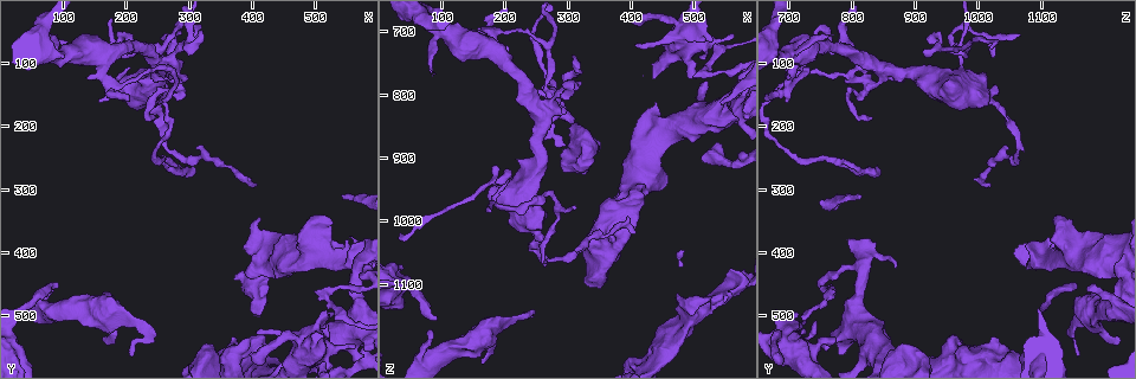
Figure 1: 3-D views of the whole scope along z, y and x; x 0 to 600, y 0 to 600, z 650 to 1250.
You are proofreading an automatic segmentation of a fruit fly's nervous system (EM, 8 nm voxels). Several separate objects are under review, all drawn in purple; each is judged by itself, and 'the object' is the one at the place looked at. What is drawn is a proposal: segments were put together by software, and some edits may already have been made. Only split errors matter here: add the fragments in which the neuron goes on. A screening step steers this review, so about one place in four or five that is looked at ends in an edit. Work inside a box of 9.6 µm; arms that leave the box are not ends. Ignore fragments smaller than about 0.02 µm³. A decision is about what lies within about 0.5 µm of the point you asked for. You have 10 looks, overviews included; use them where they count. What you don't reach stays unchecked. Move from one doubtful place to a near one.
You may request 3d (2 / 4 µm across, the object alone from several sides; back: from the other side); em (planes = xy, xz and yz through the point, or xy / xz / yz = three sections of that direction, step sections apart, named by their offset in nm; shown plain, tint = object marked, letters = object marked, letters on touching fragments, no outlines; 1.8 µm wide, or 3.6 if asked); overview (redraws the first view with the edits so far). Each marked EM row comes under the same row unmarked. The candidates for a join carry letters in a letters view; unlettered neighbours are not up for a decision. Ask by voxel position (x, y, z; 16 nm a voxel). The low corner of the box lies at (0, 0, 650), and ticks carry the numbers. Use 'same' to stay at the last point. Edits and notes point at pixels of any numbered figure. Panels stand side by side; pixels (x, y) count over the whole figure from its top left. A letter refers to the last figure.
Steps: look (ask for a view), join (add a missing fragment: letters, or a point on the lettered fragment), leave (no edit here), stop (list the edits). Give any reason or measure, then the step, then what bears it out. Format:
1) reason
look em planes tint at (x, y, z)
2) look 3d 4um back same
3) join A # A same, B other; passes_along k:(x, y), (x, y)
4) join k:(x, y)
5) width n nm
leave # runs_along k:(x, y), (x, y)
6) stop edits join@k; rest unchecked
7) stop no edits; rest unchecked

thick end
look 3d 4um at (320, 550, 890)

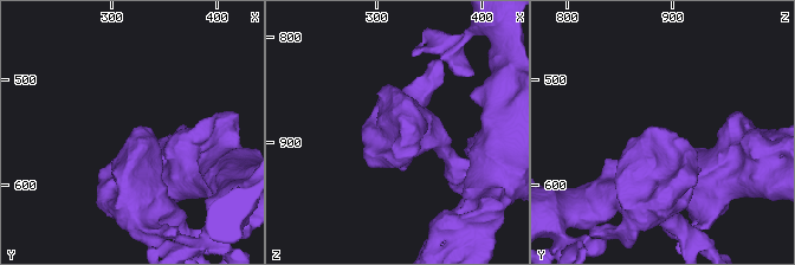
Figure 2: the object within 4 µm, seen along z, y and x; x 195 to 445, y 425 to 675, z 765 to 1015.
shape alone is not enough
look em 3.6um planes tint at (322, 546, 892)

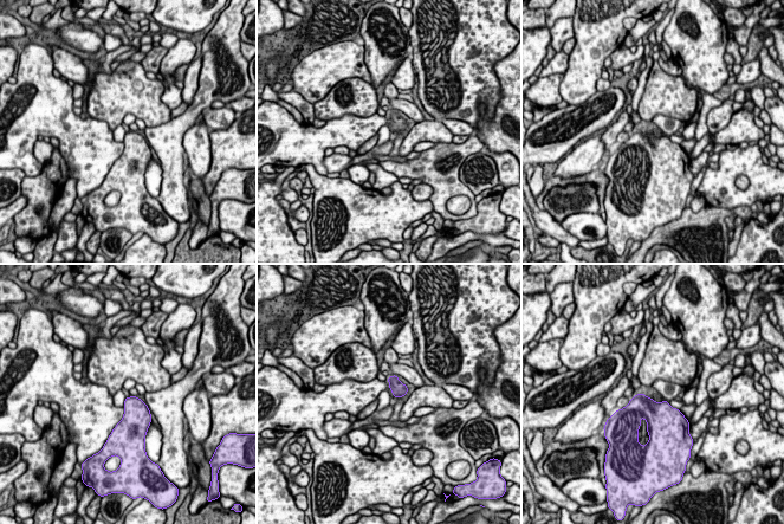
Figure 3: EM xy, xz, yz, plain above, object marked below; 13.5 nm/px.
see the neighbours
look em 3.6um planes letters same

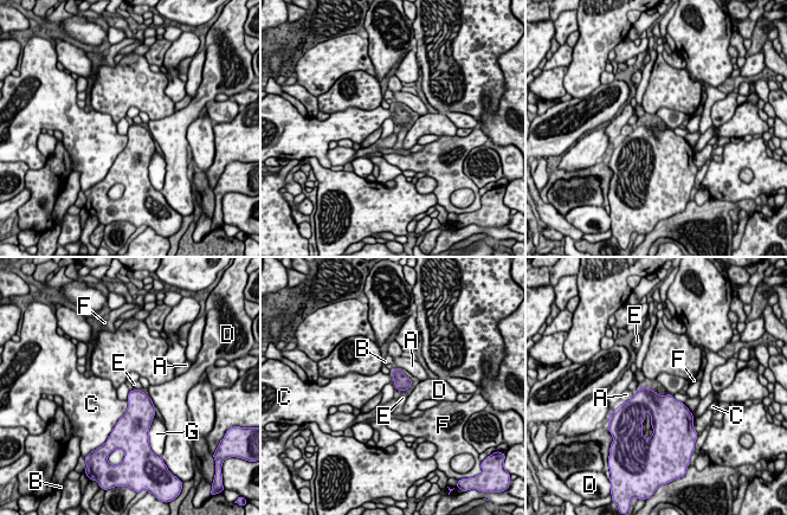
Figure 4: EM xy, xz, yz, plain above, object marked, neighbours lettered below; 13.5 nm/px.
leave # A other, B other, C other, D other, E other, F other, G other; border 4:(127, 400), (126, 412), (113, 427); no lettered fragment goes on from it

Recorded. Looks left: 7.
long arm stops here
look em yz step 8 letters at (95, 445, 1160)

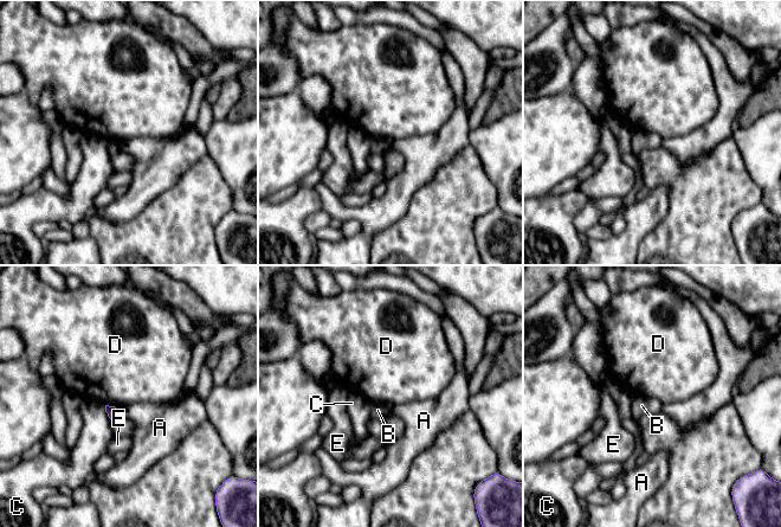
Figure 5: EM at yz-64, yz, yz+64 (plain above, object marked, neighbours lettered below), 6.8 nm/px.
look em xy step 8 letters same

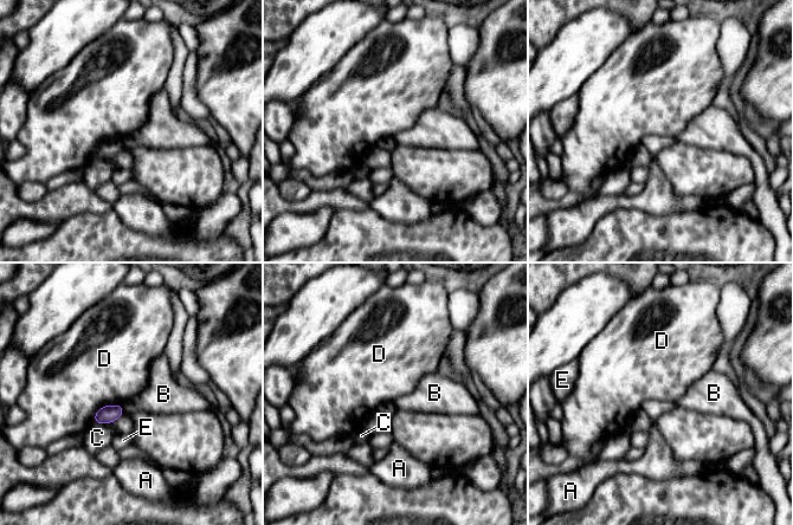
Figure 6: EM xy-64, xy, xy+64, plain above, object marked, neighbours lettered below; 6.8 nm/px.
leave # A other, B other, C other, D other, E other; border 6:(121, 404), (103, 404), (92, 422); none of them fits

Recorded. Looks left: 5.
long arm stops here
look 3d 4um at (305, 270, 845)

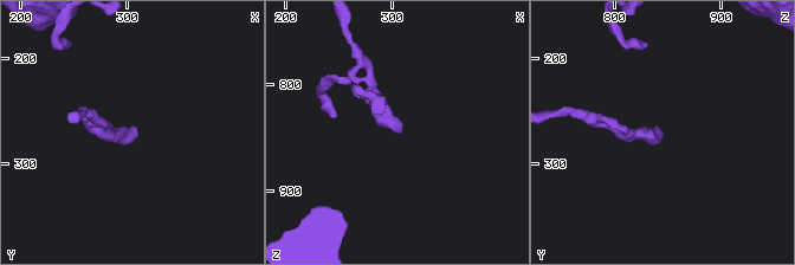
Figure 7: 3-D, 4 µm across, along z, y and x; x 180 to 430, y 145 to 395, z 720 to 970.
shape alone is not enough
look em planes letters at (308, 274, 846)

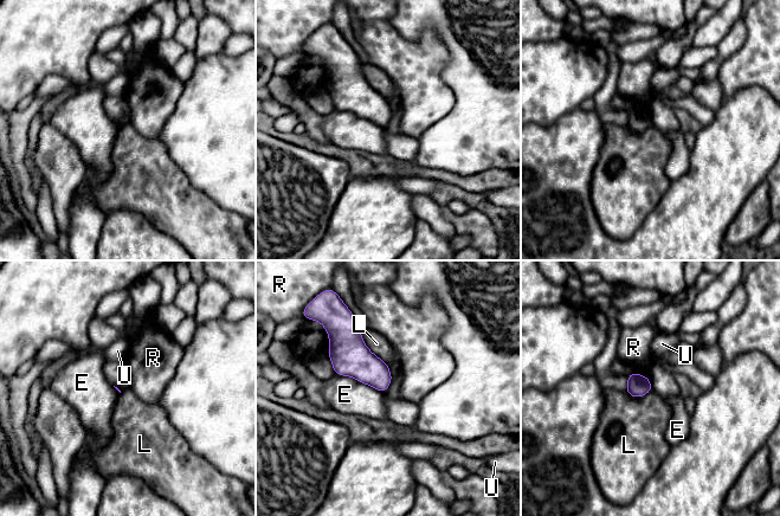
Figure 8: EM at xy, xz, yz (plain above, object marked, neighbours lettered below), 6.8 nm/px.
leave # E other, L other, R other, U other; border 8:(360, 329), (391, 373), (385, 392); none of them fits

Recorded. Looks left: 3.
calibre changes
look em 3.6um planes letters at (475, 540, 690)

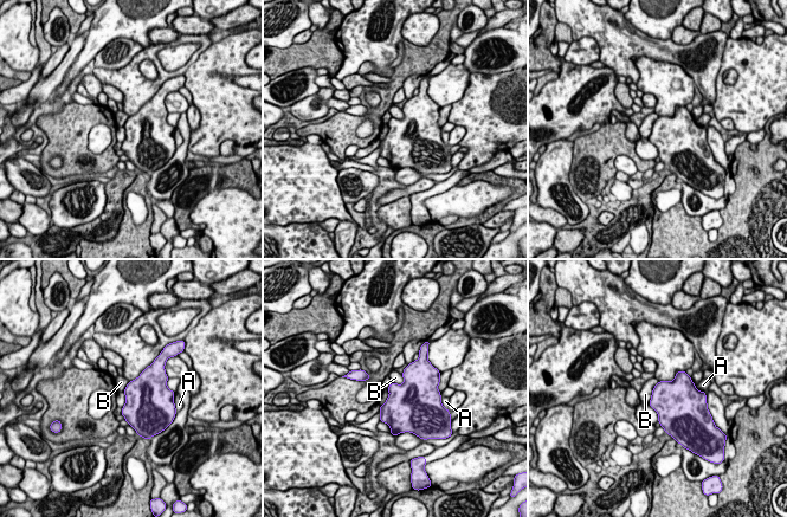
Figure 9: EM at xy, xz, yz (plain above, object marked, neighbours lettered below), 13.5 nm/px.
leave # A other, B other; border 9:(659, 381), (647, 402); no lettered fragment goes on from it

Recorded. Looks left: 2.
stop no edits; rest unchecked

